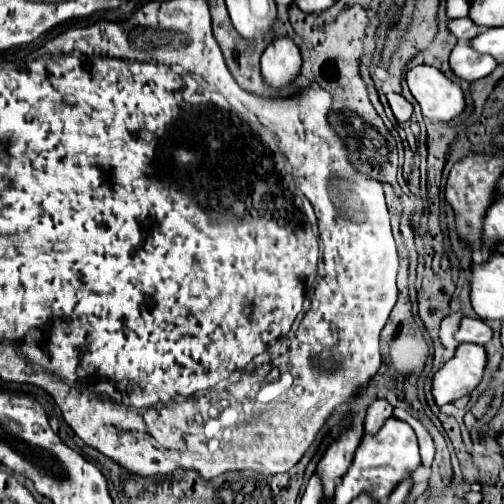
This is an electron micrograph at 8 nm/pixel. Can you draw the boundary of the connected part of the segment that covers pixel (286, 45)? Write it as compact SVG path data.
M274 36L262 54L262 74L268 86L280 90L288 86L300 70L300 50L290 36Z

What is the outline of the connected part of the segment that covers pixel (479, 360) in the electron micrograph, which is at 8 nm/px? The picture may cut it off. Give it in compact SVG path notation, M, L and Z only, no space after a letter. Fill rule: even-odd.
M460 344L454 356L432 376L432 396L436 406L444 406L470 394L478 386L484 366L486 352L482 346Z

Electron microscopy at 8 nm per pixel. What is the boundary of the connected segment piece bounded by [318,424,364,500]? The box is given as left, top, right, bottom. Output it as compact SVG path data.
M362 424L350 428L326 450L324 458L318 462L318 478L322 482L322 488L328 500L334 498L336 482L342 478L344 472L348 472L362 434L364 434Z

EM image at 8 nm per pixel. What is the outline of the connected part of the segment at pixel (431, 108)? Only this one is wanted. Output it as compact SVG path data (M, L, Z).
M414 66L406 72L406 82L430 120L452 120L464 110L464 96L458 84L448 80L434 66Z

